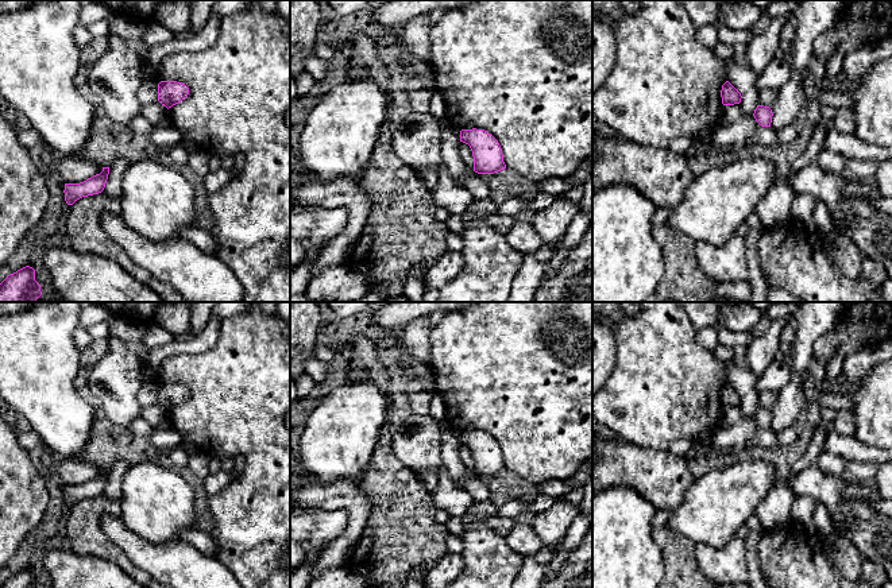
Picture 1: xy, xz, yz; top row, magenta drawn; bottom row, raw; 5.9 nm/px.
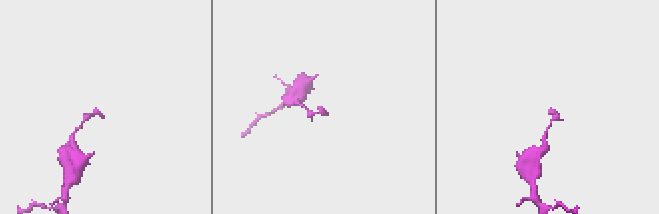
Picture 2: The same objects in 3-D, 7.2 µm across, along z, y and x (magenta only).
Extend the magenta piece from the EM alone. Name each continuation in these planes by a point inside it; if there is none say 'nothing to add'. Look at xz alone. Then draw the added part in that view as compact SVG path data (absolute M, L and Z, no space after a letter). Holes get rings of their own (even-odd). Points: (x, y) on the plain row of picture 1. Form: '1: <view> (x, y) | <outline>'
nothing to add

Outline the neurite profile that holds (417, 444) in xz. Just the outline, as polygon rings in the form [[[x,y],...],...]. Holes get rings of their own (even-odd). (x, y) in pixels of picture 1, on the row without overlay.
[[[409,413],[405,423],[389,440],[393,457],[408,469],[440,476],[441,461],[441,429],[430,415]]]

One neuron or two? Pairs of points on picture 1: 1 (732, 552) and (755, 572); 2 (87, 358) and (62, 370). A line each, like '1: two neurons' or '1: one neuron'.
1: two neurons
2: two neurons

